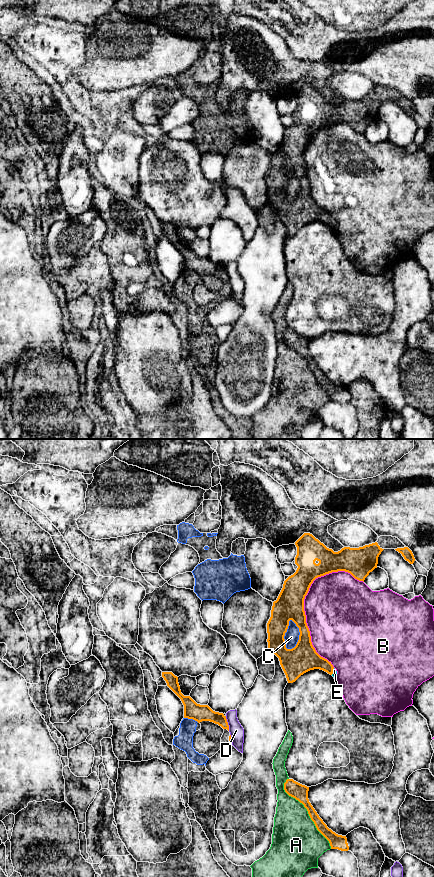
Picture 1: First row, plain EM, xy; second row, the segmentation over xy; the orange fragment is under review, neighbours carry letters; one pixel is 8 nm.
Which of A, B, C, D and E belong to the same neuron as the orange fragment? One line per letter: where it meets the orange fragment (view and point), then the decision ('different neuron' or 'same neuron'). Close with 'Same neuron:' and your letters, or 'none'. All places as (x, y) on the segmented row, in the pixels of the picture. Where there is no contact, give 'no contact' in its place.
A: contact xy (307, 810); different neuron
B: contact xy (303, 610); different neuron
C: contact xy (284, 634); different neuron
D: contact xy (227, 723); different neuron
E: contact xy (332, 671); same neuron
Same neuron: E

